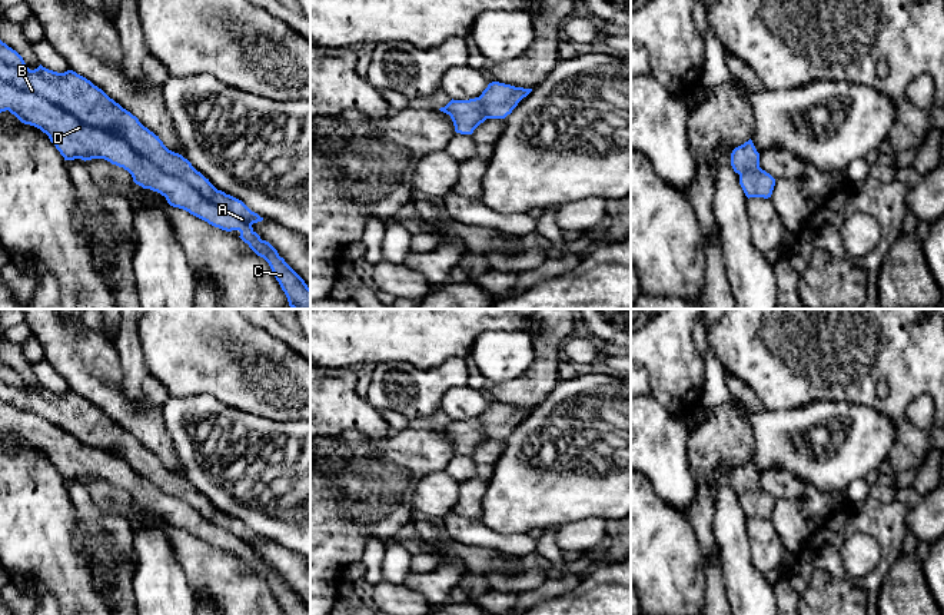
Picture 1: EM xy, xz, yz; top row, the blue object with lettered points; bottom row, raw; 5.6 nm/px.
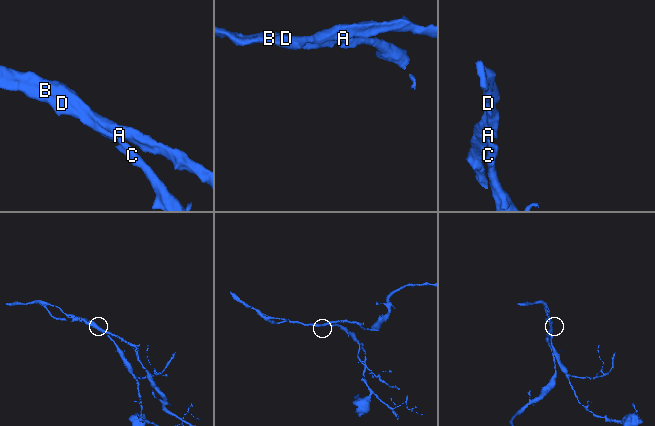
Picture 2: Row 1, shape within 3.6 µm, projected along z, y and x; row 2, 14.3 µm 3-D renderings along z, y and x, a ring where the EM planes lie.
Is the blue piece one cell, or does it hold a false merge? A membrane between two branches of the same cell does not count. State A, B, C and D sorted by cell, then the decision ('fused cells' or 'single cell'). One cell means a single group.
groups A B C D; single cell

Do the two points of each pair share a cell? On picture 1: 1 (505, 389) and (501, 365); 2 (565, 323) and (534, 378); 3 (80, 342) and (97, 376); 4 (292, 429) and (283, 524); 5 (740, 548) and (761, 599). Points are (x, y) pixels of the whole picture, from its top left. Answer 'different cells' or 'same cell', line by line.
1: different cells
2: same cell
3: same cell
4: same cell
5: same cell

